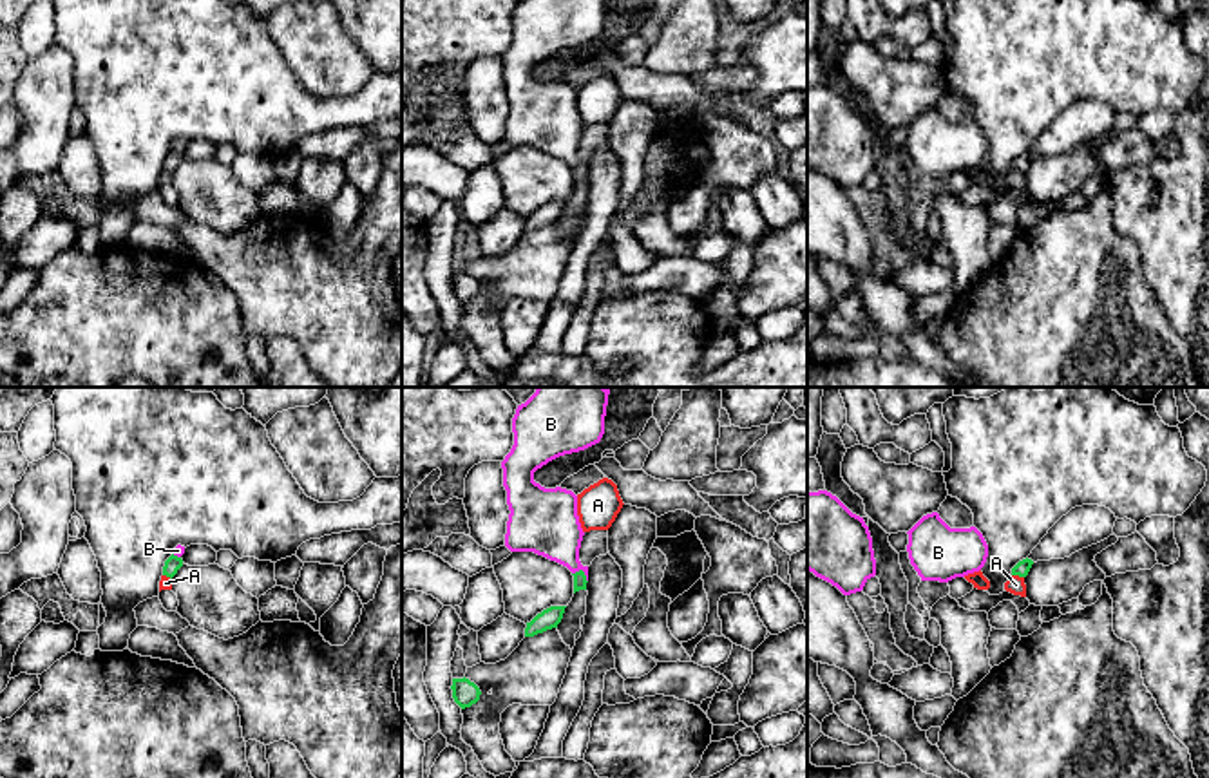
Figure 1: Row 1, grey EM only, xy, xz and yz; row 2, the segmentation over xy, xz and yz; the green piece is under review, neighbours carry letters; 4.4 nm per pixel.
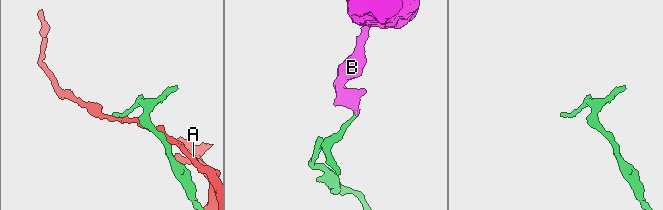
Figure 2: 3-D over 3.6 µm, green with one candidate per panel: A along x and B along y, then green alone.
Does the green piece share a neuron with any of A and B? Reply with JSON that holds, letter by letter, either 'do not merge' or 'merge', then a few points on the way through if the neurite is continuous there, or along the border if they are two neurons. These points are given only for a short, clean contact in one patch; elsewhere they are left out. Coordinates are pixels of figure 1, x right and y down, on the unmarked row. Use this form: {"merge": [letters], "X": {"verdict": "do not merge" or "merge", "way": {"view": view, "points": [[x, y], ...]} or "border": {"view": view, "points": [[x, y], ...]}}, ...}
{"merge": ["B"], "A": {"verdict": "do not merge", "border": {"view": "yz", "points": [[1012, 169], [1023, 172]]}}, "B": {"verdict": "merge", "way": {"view": "xz", "points": [[580, 174], [583, 167], [569, 152], [551, 122]]}}}

